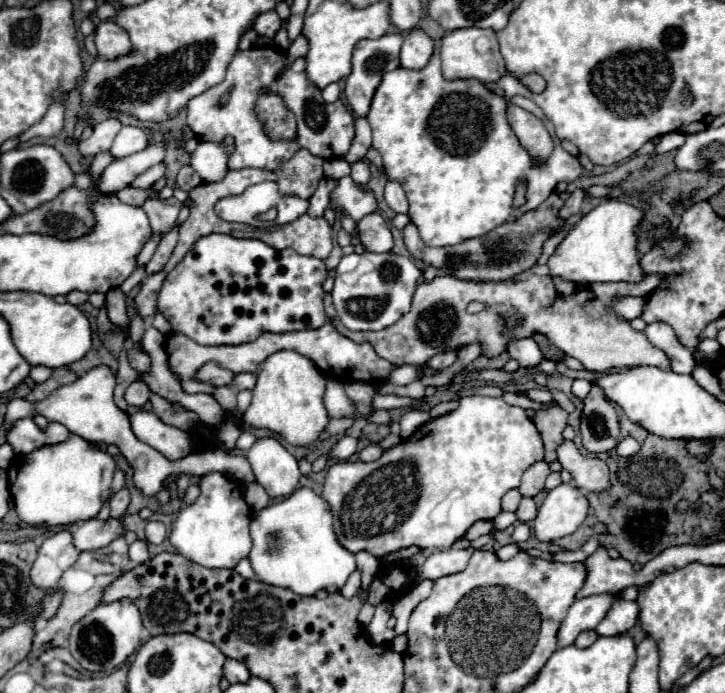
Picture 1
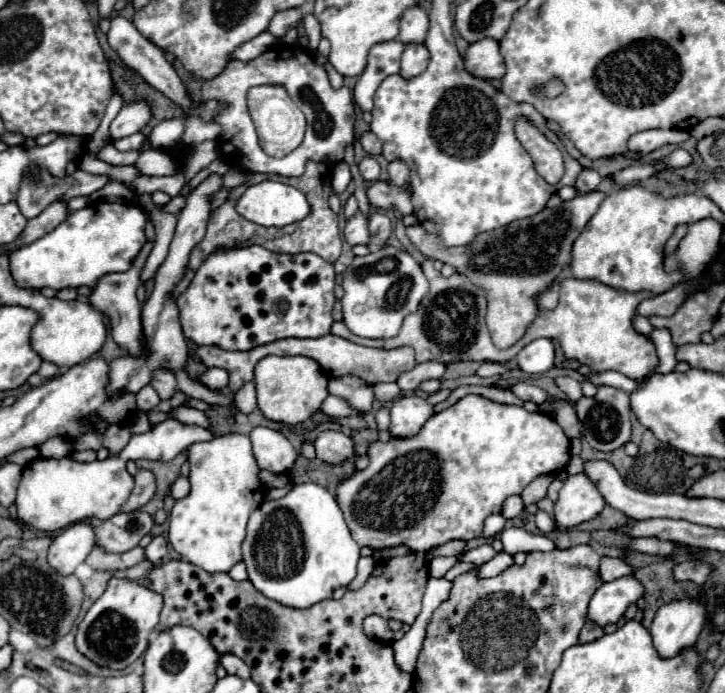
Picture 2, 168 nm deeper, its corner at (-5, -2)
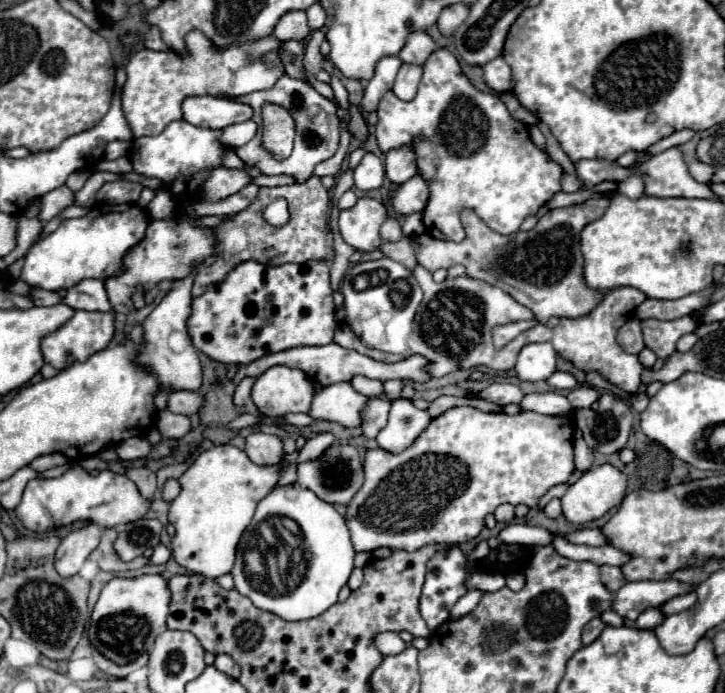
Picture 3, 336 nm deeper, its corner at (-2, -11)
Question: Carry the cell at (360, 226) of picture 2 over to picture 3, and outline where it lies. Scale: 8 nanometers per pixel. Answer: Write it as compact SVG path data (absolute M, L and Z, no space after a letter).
M360 197L352 209L340 211L340 233L356 251L376 251L382 245L380 225L388 219L382 201Z

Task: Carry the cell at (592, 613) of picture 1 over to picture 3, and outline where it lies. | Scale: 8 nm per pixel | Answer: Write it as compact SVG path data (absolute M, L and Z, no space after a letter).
M676 579L624 583L618 589L616 599L612 601L612 609L618 615L634 621L642 611L646 611L650 607L660 607L668 599L678 597L678 595L686 595L694 589L696 589L694 585L684 583L684 581L676 581Z

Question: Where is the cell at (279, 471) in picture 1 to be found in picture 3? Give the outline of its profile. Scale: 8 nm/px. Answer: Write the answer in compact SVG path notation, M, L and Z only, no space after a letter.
M250 433L246 437L246 455L258 465L274 465L284 457L282 441L268 433Z

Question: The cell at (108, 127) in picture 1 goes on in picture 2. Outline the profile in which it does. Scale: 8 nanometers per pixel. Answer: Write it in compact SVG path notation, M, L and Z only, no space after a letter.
M145 102L125 104L109 128L109 138L119 140L125 136L131 136L131 134L143 130L145 124L149 122L149 118L151 118L151 108Z

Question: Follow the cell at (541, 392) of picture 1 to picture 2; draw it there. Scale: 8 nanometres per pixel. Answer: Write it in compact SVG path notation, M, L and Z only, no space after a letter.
M519 382L519 384L511 386L511 392L513 392L515 396L523 398L523 400L535 402L537 406L543 404L543 402L549 398L549 394L547 394L543 388L539 388L539 386L531 386L531 384L525 384L525 382Z

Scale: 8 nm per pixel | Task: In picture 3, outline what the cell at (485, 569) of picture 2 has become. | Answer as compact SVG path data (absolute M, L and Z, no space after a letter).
M470 589L462 599L458 599L458 603L452 607L450 611L450 619L460 619L462 615L468 615L480 601L482 591L480 589Z

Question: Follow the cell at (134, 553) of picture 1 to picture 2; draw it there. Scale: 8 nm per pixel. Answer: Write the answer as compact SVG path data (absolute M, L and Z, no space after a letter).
M155 536L155 538L151 540L151 544L145 548L145 558L147 558L153 566L157 566L157 564L161 564L165 552L167 552L167 540L165 540L163 536Z

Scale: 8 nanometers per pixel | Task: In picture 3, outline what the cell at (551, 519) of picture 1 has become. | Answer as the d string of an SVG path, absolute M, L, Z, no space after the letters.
M600 465L600 467L594 467L590 471L586 471L574 485L568 487L566 495L562 497L564 517L570 523L588 523L588 521L600 519L612 507L620 505L620 501L626 493L626 483L628 483L626 475L620 469L616 469L614 465Z

